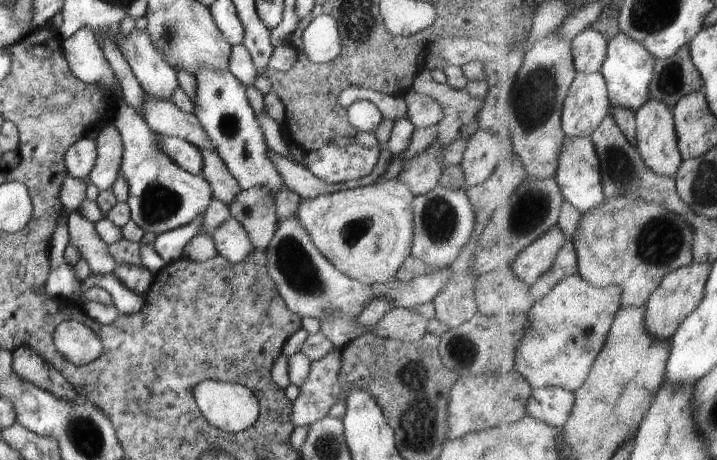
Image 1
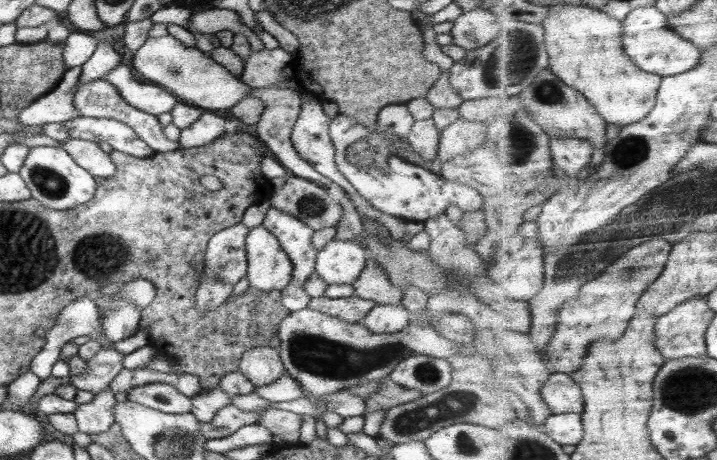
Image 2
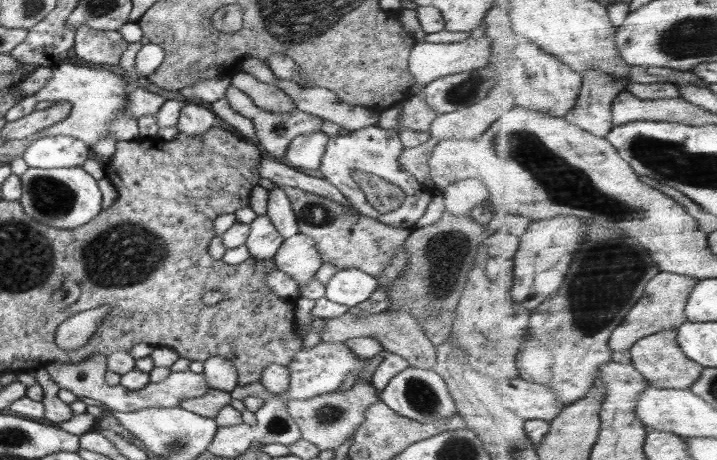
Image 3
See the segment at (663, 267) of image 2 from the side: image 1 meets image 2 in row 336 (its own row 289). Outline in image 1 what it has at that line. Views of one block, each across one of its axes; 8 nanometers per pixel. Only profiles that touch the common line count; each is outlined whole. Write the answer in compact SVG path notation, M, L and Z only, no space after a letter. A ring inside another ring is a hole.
M580 274L570 275L531 308L529 320L532 320L532 326L519 344L517 370L530 381L534 390L563 388L579 391L607 346L616 317L622 309L621 286L603 289Z

